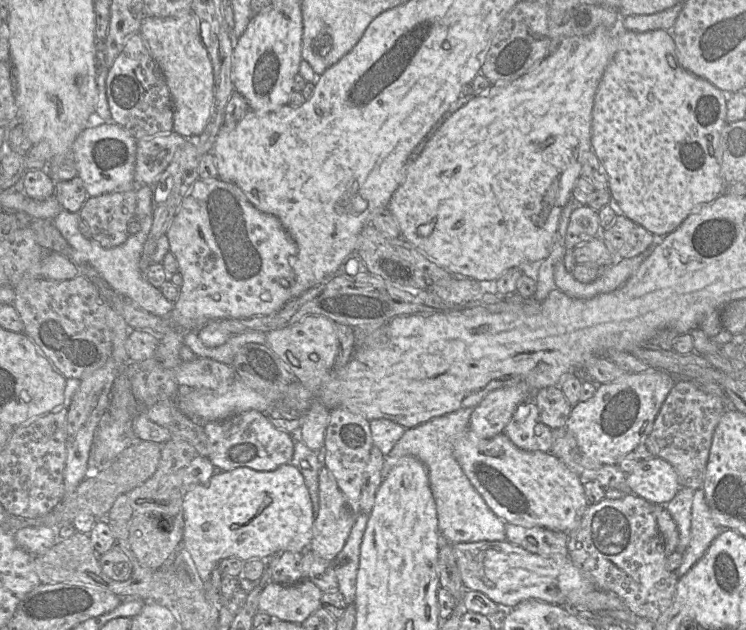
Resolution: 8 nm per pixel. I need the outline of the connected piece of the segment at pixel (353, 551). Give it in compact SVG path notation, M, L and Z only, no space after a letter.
M359 513L342 550L332 561L338 592L344 596L347 605L354 605L355 602L360 545L367 520L367 515Z

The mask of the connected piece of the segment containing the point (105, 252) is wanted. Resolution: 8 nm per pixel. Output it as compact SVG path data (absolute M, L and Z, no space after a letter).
M140 186L136 187L135 190L135 217L140 224L140 230L138 233L129 236L127 240L119 246L103 248L92 238L88 239L82 236L78 229L79 213L61 210L53 219L52 223L71 247L72 259L69 260L71 260L75 265L89 264L113 290L124 298L129 299L150 314L155 316L169 316L174 304L162 294L160 289L155 288L147 281L145 274L139 268L142 249L153 223L153 210L151 187Z

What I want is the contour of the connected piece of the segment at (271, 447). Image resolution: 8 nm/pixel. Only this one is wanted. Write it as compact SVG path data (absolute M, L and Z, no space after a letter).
M248 410L225 420L201 423L209 442L208 459L217 471L241 467L273 471L283 464L291 463L295 443L292 435L275 427L263 412Z

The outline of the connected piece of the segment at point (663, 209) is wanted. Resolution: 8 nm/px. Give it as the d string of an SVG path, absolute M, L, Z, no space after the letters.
M656 29L646 32L624 30L615 40L615 52L610 59L604 75L599 80L593 92L591 112L591 145L592 150L602 164L608 180L608 191L611 201L614 201L621 213L632 221L640 224L656 238L663 238L673 232L694 211L701 206L712 203L725 191L725 181L722 175L722 145L721 133L727 122L728 97L708 80L697 77L687 71L679 62L674 40L670 31Z

